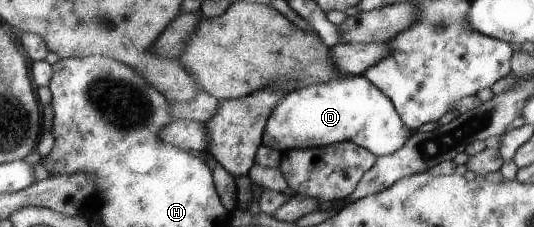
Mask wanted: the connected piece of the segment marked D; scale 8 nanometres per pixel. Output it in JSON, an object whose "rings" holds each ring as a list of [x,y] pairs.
{"rings":[[[344,75],[329,80],[327,83],[306,85],[294,89],[286,94],[276,108],[272,116],[263,128],[262,142],[270,149],[277,150],[281,156],[288,149],[305,149],[308,147],[321,147],[340,141],[350,141],[362,148],[368,149],[375,157],[392,154],[407,142],[410,131],[388,97],[376,88],[364,76]]]}

